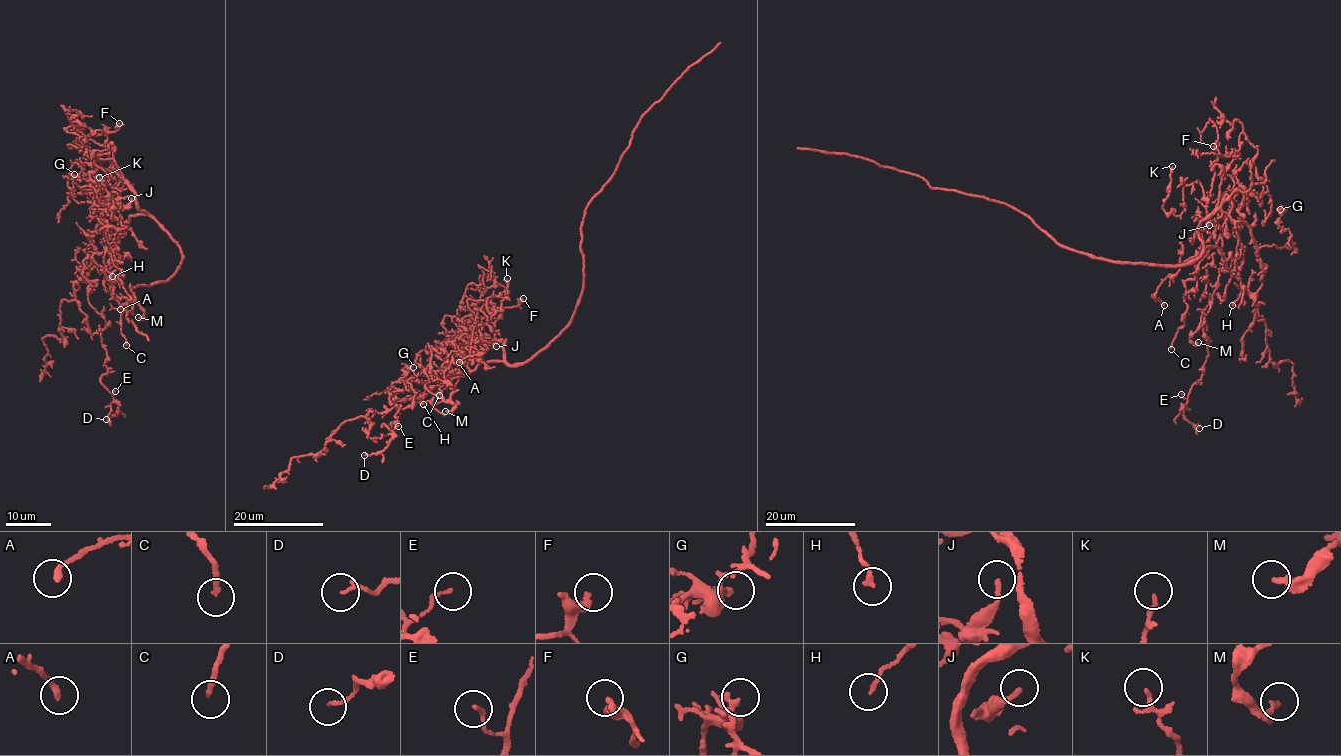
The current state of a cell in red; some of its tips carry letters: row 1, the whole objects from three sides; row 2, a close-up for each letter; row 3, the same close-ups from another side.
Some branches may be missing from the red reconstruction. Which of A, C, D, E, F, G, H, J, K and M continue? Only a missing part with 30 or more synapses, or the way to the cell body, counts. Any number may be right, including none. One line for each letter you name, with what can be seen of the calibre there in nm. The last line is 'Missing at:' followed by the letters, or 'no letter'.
Missing at: no letter

